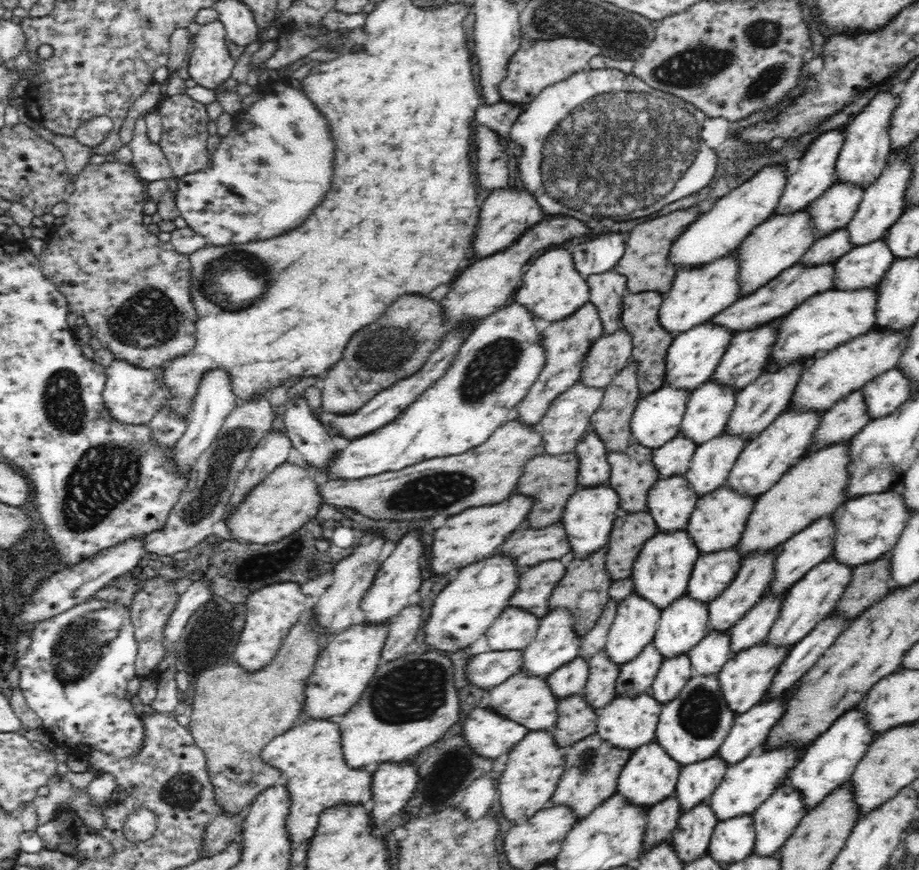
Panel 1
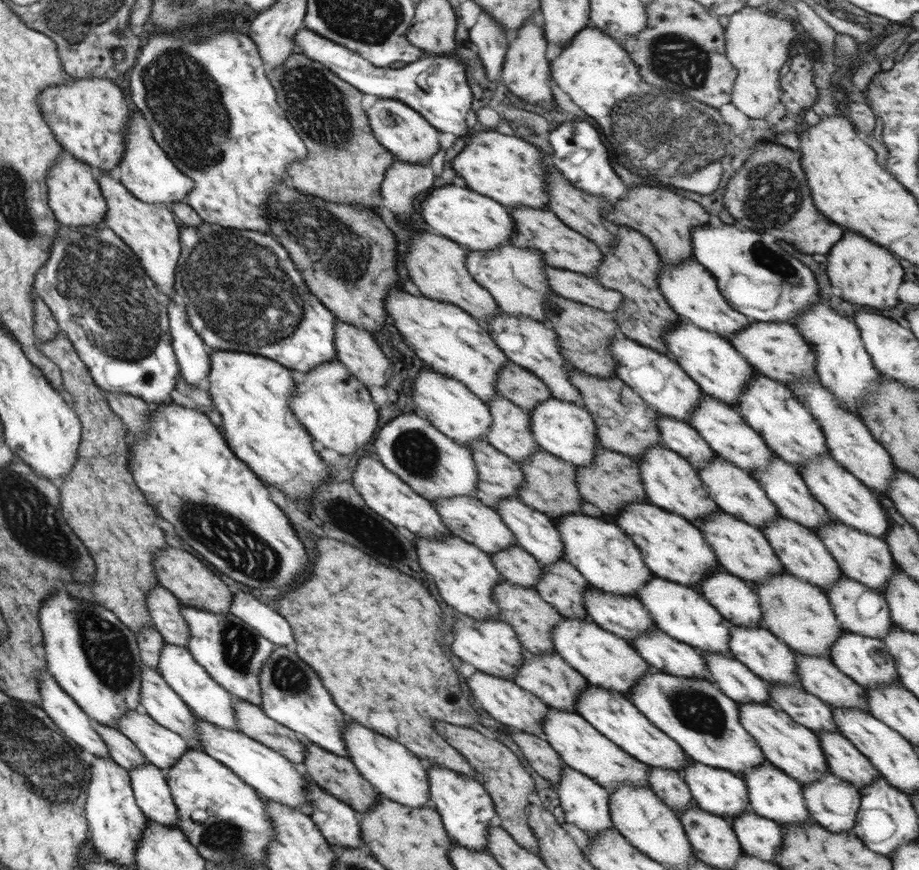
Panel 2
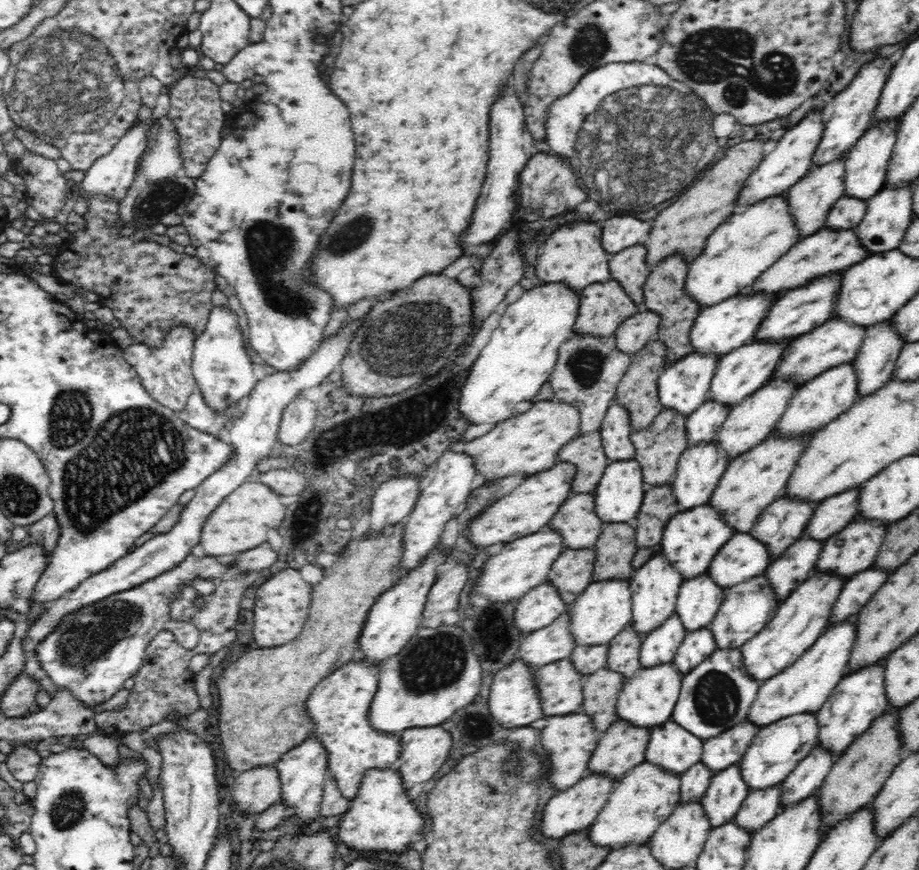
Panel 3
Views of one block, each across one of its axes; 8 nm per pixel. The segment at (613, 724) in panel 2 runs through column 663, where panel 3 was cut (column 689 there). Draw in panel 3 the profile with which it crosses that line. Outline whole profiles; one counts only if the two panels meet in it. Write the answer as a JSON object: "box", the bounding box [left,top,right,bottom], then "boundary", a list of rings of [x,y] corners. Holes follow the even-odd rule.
{"box":[644,720,703,775],"boundary":[[[673,720],[651,728],[644,760],[660,765],[665,771],[681,775],[700,762],[703,740]]]}

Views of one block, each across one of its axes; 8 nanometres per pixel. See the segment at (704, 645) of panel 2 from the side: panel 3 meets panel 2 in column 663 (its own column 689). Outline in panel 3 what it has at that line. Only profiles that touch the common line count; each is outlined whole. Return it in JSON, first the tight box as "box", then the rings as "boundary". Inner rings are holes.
{"box":[675,572,726,631],"boundary":[[[708,572],[684,579],[678,592],[675,612],[682,619],[686,631],[709,627],[725,595],[726,589],[716,584]]]}

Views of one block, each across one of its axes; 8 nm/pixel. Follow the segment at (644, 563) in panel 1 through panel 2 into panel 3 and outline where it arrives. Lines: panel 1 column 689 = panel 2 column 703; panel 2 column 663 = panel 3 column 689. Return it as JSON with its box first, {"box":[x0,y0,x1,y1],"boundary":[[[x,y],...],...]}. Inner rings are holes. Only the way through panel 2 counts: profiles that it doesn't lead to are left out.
{"box":[657,502,736,579],"boundary":[[[708,502],[681,510],[670,518],[657,551],[674,565],[674,569],[678,569],[678,573],[684,579],[691,579],[707,572],[714,556],[736,533],[736,529],[722,519],[722,513],[718,513],[718,509],[714,509],[714,506]]]}

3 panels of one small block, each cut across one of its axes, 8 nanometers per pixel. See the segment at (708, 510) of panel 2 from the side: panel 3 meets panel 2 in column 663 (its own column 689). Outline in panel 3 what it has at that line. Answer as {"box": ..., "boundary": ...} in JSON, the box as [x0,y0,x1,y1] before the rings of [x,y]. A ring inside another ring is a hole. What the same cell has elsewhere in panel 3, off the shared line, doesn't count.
{"box":[669,441,728,510],"boundary":[[[714,441],[688,447],[684,450],[678,460],[676,472],[674,472],[673,478],[669,483],[678,501],[678,506],[682,510],[686,510],[708,503],[714,490],[721,482],[722,474],[726,472],[728,465],[726,453]]]}

